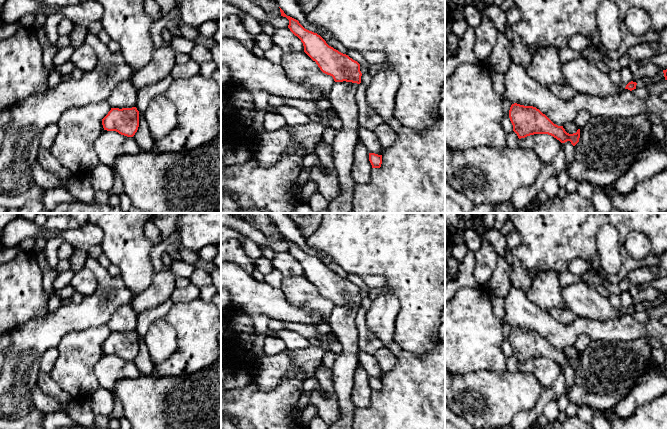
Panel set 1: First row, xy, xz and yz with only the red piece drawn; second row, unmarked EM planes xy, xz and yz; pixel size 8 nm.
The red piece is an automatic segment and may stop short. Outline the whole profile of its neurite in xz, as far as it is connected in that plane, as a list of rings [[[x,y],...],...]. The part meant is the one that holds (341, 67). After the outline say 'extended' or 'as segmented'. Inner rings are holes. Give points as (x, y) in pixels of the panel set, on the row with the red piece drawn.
[[[281,8],[280,12],[281,16],[289,20],[290,31],[303,43],[304,52],[316,62],[323,73],[332,76],[335,82],[361,83],[362,73],[357,61],[329,46],[320,35],[305,29]]]; as segmented

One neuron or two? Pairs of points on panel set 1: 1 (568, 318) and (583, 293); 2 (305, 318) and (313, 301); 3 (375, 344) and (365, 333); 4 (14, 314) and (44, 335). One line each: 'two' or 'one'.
1: two
2: two
3: one
4: two

